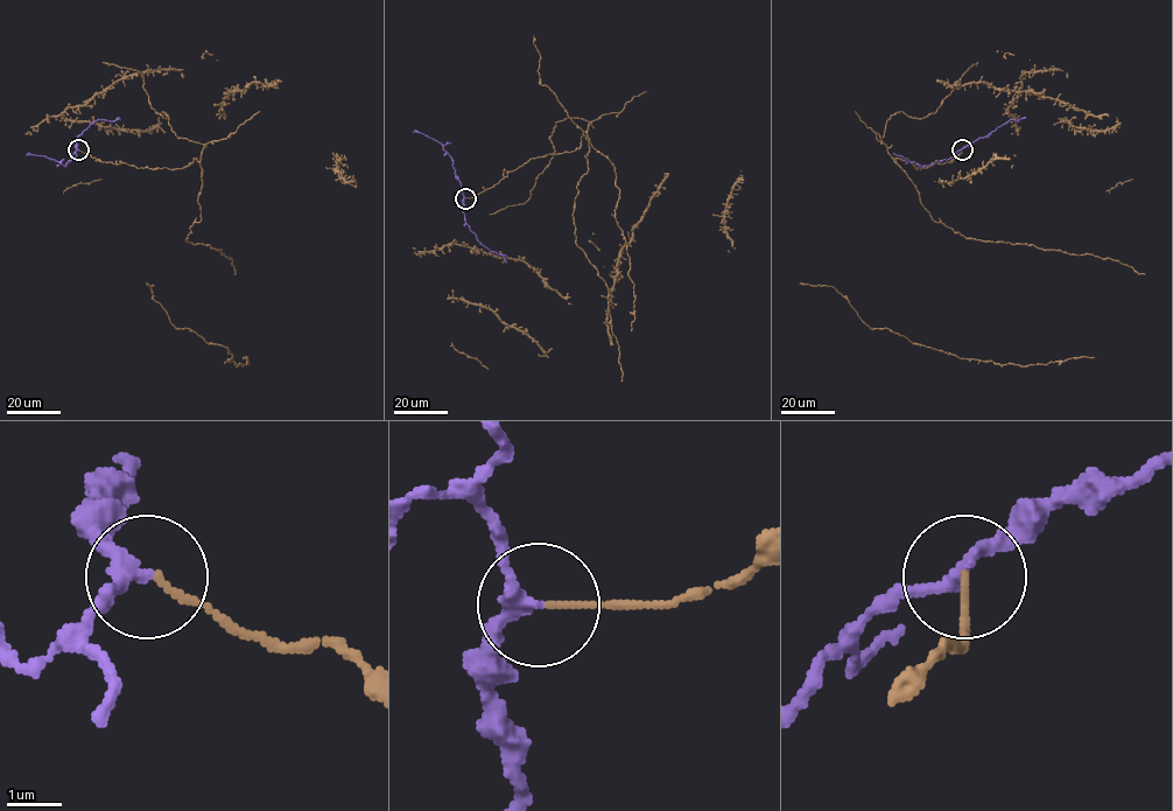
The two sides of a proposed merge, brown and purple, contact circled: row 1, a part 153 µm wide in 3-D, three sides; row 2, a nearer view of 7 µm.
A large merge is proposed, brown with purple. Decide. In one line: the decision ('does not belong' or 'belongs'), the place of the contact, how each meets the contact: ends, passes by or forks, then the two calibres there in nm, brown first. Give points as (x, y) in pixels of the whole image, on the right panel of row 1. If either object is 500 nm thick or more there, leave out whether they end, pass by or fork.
does not belong; place (962, 149); brown ends; purple passes by; calibres 120 and 200 nm

